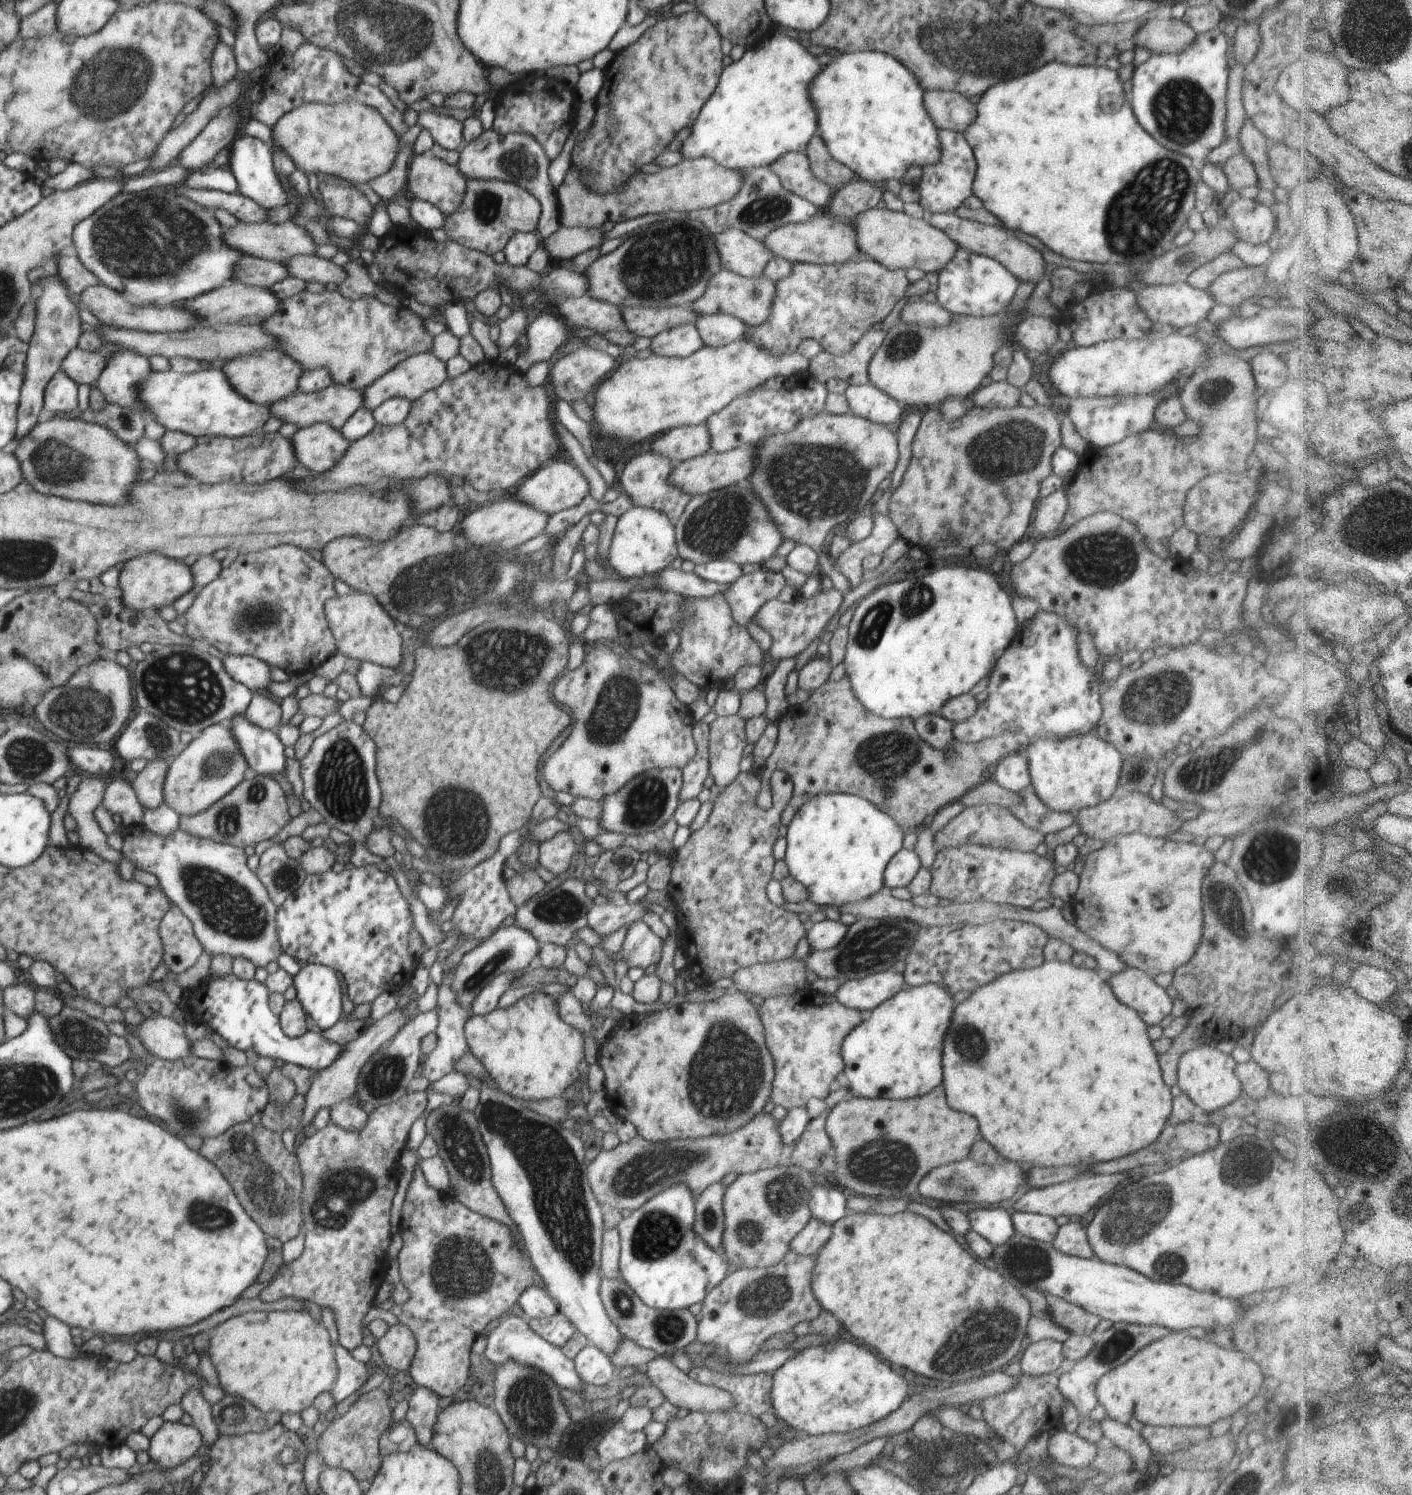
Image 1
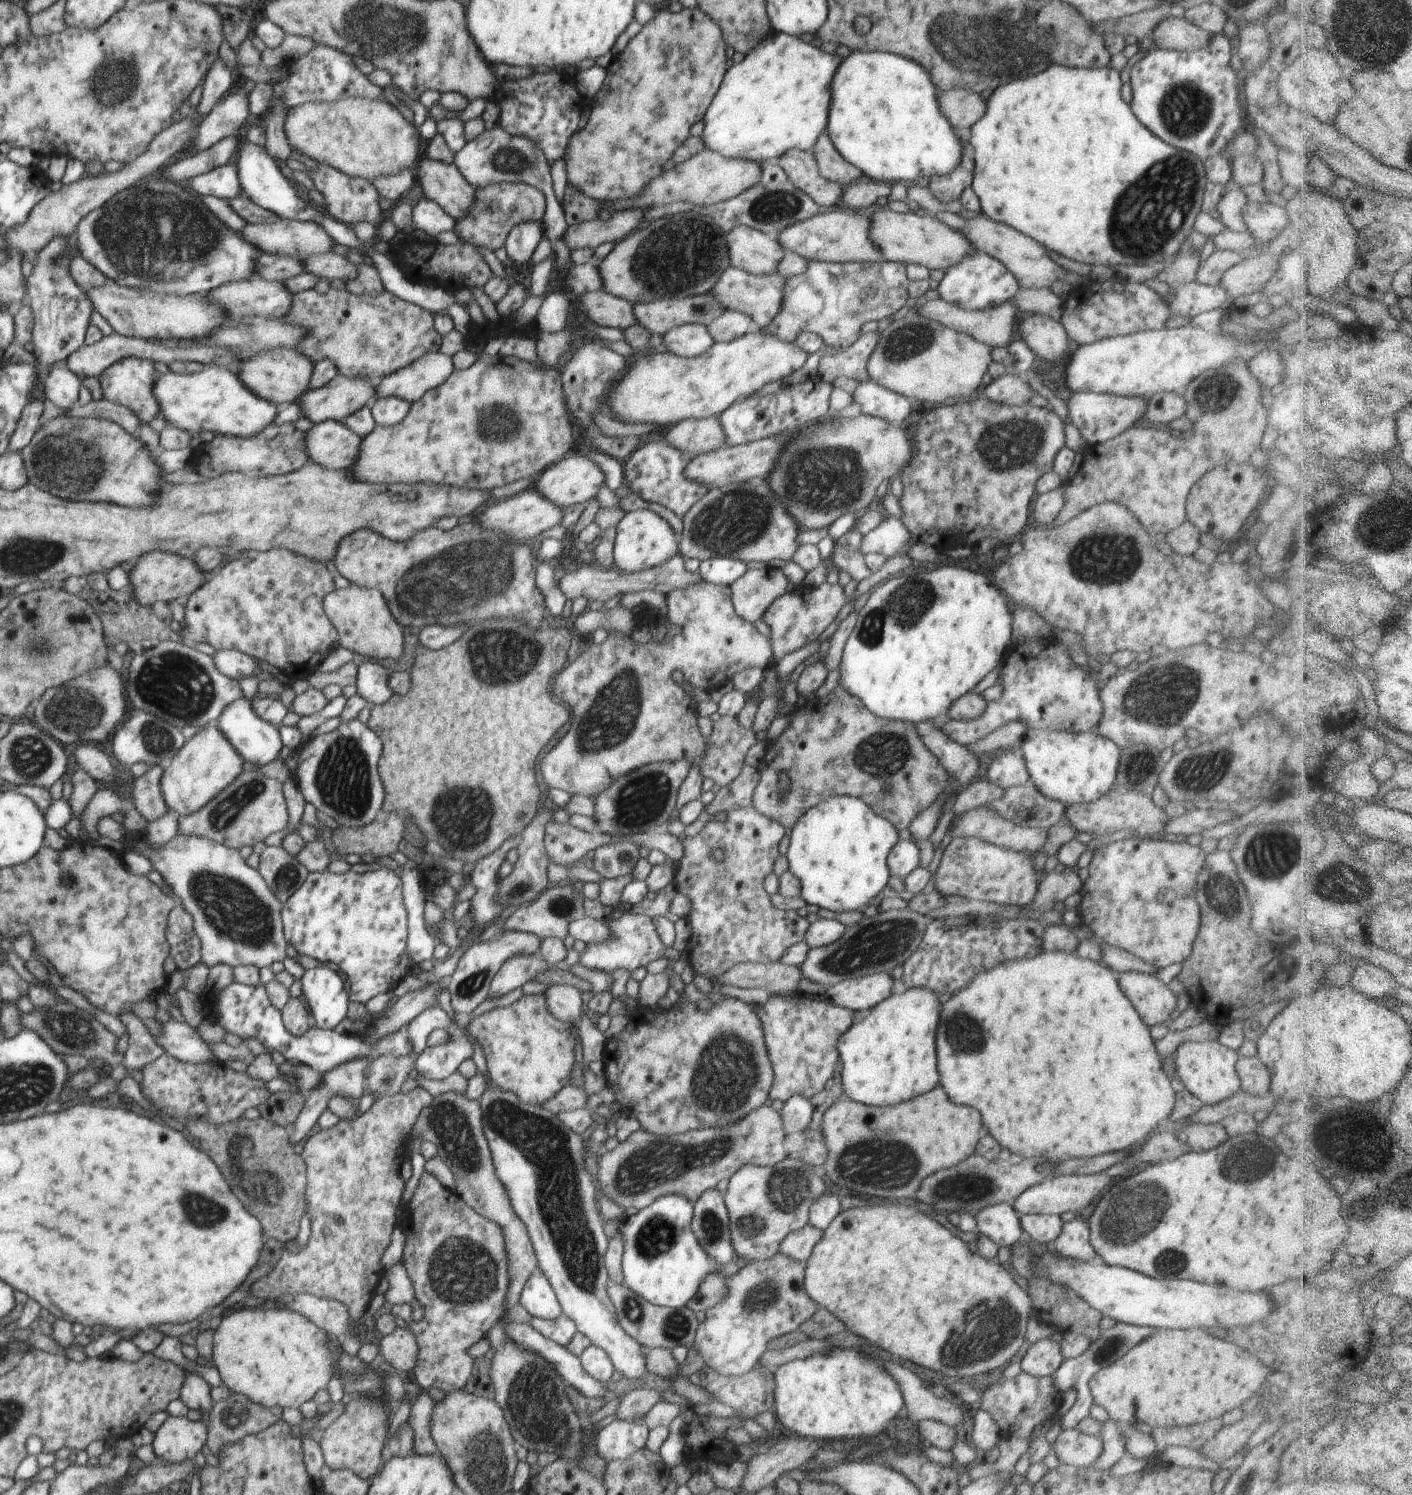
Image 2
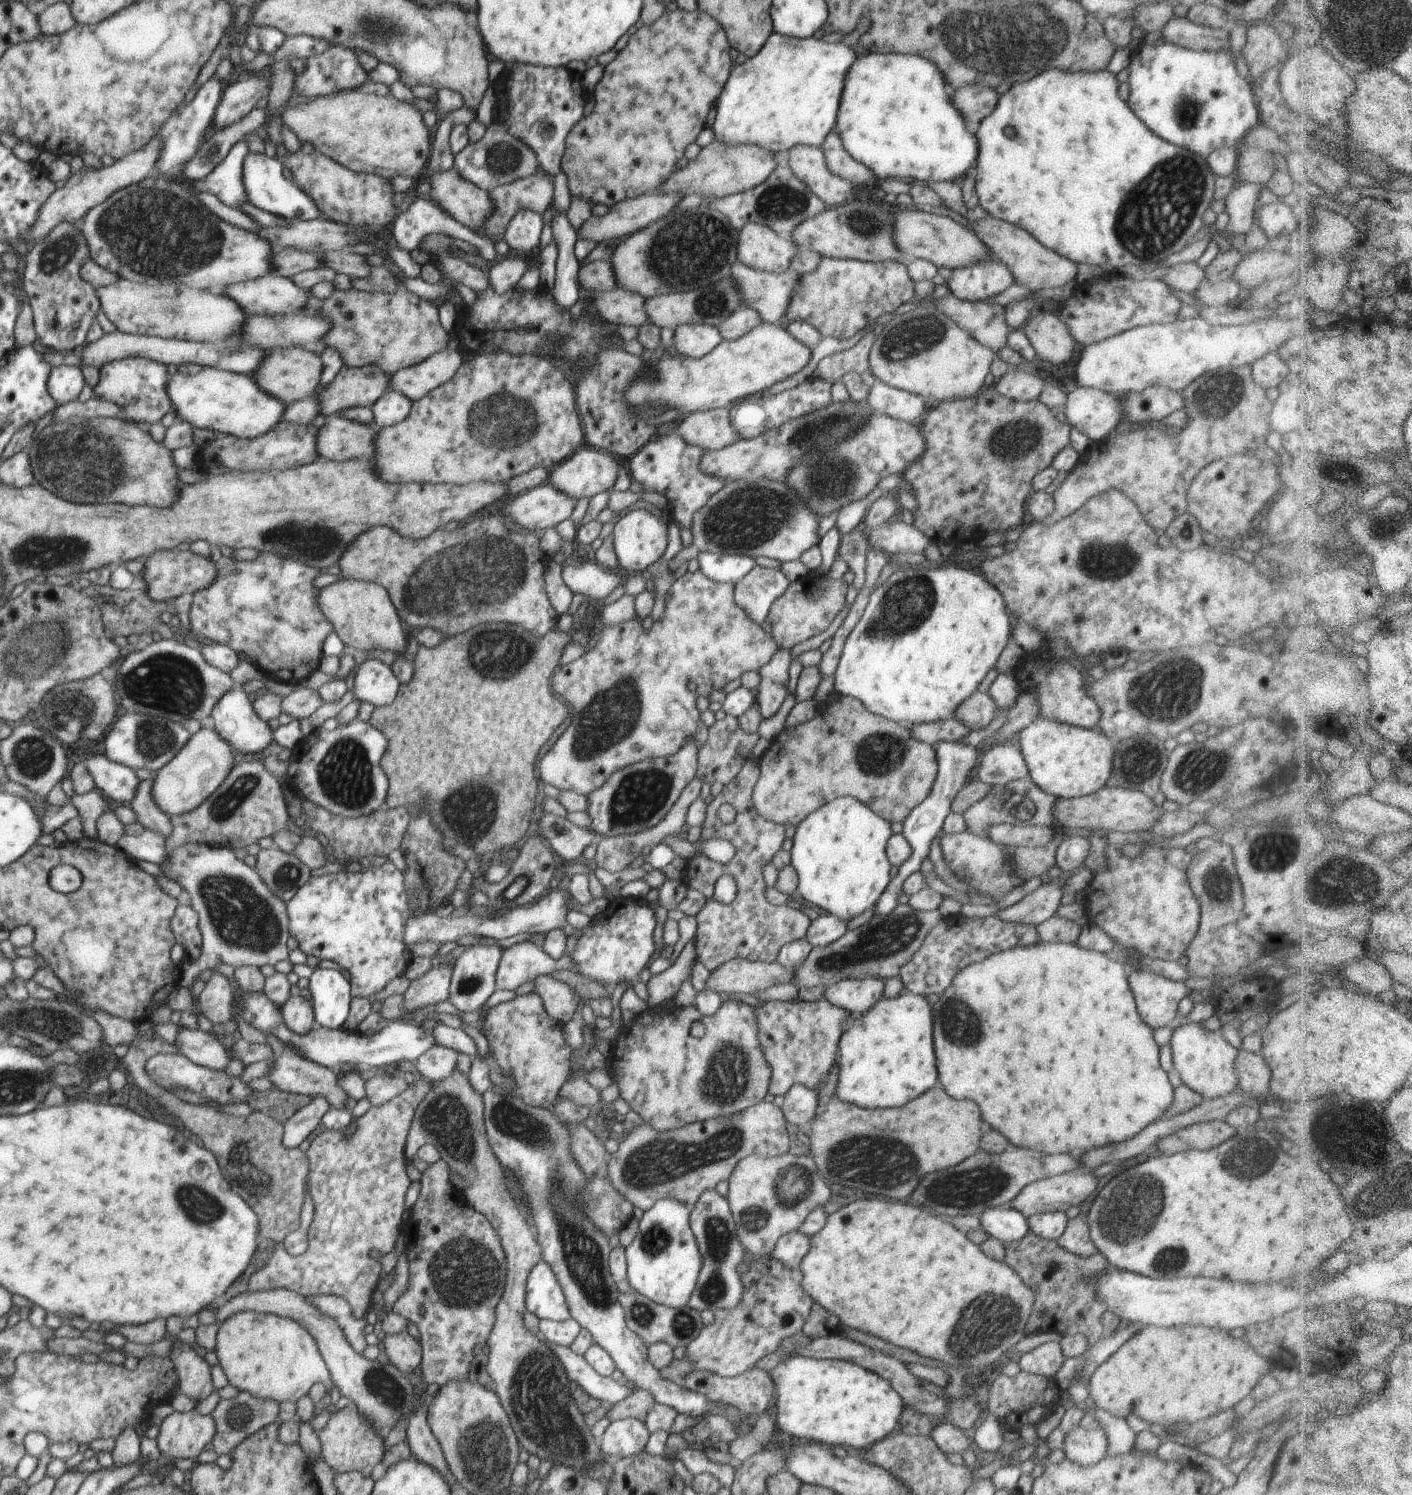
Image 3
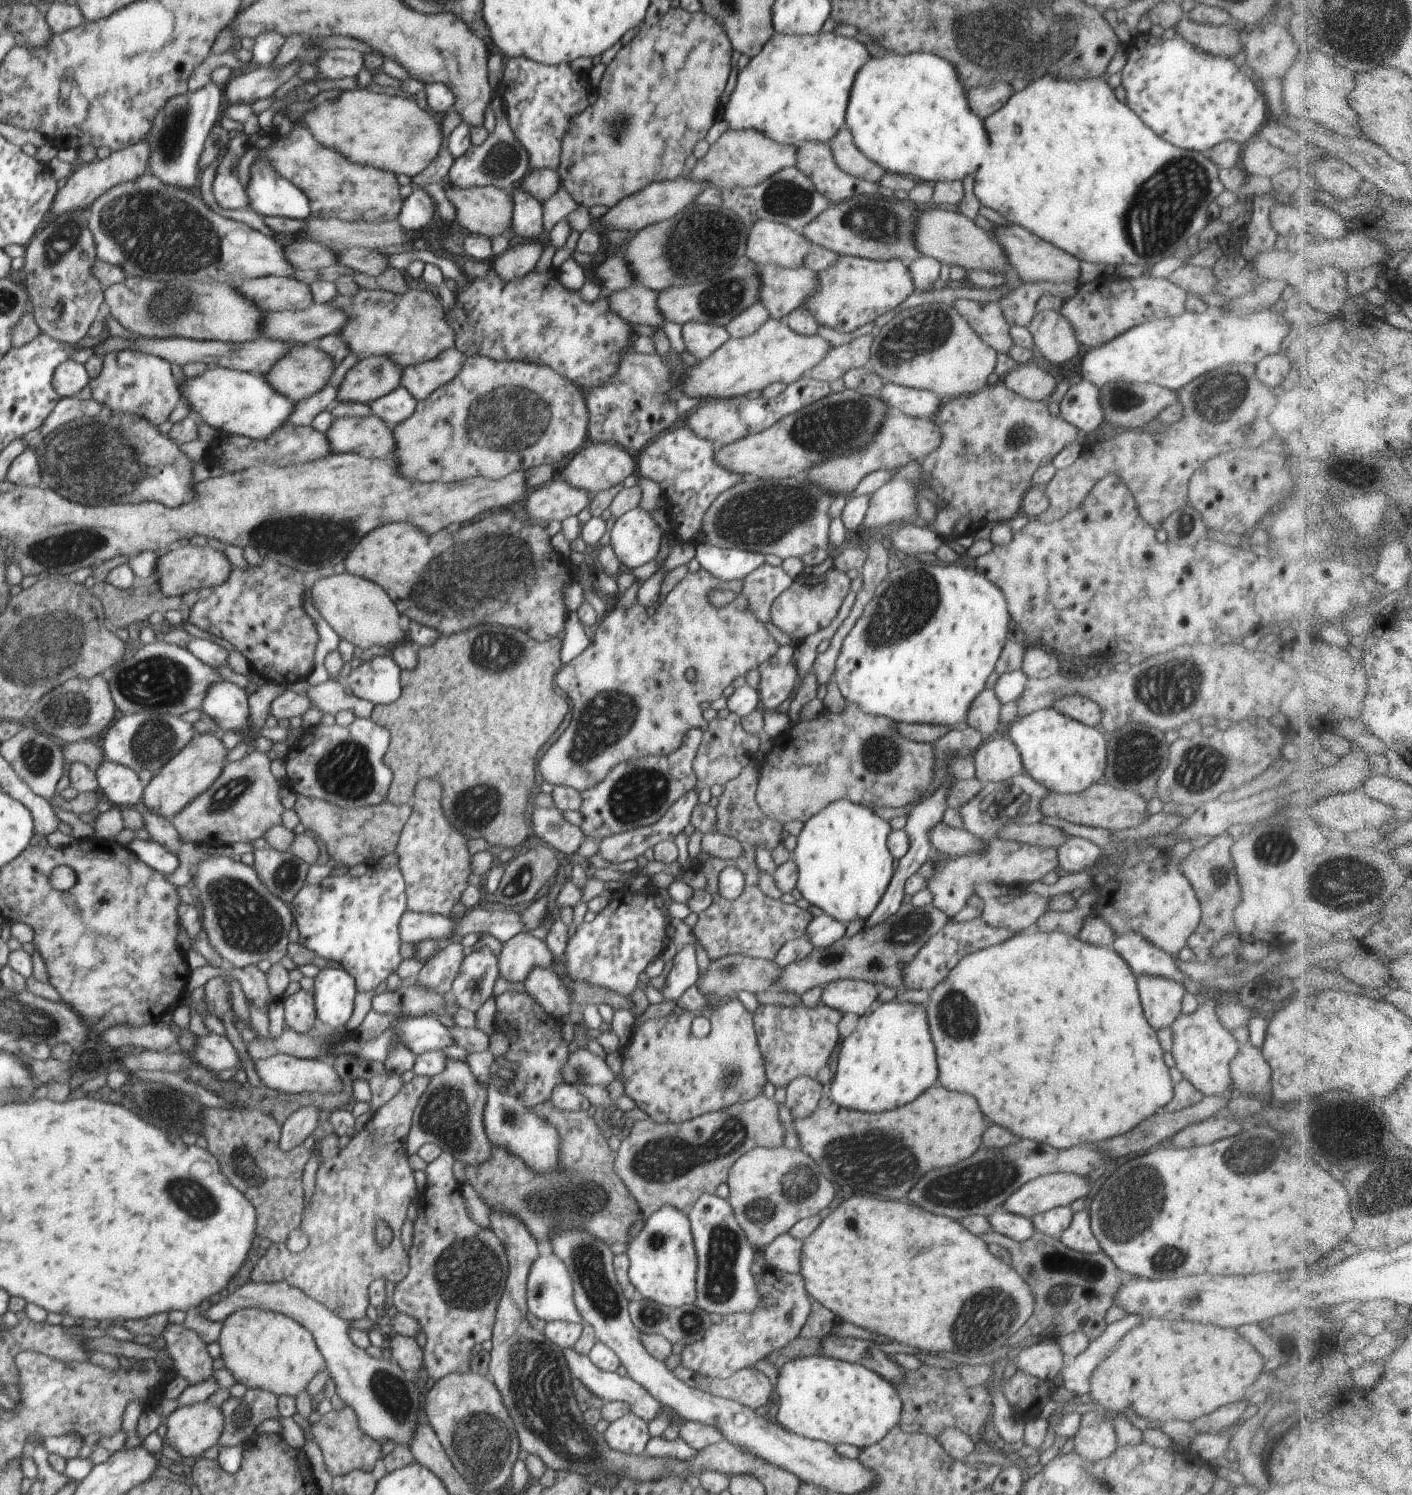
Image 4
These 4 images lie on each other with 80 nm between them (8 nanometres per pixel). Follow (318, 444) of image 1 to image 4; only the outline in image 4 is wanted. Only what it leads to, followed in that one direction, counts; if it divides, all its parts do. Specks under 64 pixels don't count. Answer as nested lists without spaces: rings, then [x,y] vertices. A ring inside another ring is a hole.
[[[378,416],[334,418],[325,434],[331,453],[353,453],[365,458],[395,458],[396,440]]]

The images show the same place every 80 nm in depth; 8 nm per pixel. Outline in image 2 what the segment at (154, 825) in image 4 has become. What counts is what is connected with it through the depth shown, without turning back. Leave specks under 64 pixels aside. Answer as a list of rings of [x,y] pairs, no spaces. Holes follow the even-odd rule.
[[[152,766],[146,774],[137,778],[133,787],[129,790],[134,808],[146,822],[154,822],[162,818],[169,810],[162,798],[160,780],[164,768]]]

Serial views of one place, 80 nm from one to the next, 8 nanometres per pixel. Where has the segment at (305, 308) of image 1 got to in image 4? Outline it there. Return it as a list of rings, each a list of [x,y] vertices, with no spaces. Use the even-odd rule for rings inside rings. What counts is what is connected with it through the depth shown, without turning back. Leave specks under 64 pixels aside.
[[[359,288],[354,296],[339,293],[331,301],[342,308],[348,322],[338,333],[346,340],[351,354],[360,360],[368,356],[390,356],[394,364],[406,369],[437,358],[443,351],[455,348],[454,332],[448,326],[440,298],[428,290],[410,288],[408,292],[372,291]]]

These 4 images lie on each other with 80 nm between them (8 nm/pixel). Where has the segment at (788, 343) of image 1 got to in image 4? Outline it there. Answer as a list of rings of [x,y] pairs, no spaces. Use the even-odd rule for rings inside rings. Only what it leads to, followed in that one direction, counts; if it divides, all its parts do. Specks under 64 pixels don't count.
[[[840,255],[835,265],[818,272],[818,282],[818,290],[806,298],[804,305],[808,306],[816,322],[842,334],[873,322],[916,292],[909,268],[897,259],[873,260]]]

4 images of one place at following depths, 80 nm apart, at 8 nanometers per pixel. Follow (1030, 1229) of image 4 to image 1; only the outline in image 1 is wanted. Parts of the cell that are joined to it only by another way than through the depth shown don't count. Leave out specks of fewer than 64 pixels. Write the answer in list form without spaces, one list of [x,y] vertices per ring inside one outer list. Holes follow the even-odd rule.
[[[983,1206],[968,1211],[966,1216],[971,1230],[994,1247],[1008,1242],[1016,1233],[1011,1214],[1002,1207],[990,1209],[989,1206]]]

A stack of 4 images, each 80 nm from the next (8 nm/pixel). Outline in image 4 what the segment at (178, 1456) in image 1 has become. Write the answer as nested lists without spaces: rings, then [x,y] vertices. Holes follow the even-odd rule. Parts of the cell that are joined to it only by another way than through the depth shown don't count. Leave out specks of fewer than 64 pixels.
[[[208,1399],[201,1404],[178,1407],[166,1417],[166,1442],[183,1459],[203,1457],[204,1452],[218,1445],[224,1430],[222,1406],[213,1405]]]

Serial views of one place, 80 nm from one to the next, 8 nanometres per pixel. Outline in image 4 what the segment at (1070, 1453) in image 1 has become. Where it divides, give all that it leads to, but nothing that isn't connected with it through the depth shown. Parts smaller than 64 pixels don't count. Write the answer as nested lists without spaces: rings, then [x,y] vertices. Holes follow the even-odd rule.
[[[1101,1419],[1096,1426],[1081,1427],[1071,1441],[1074,1442],[1073,1452],[1082,1454],[1082,1458],[1090,1462],[1105,1460],[1118,1448],[1114,1424],[1107,1419]]]

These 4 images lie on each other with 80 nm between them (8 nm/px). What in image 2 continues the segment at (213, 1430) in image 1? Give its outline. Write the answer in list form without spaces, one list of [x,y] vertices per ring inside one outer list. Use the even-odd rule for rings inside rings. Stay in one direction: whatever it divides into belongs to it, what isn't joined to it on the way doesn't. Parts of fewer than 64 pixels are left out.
[[[186,1373],[178,1398],[190,1409],[200,1410],[202,1421],[209,1428],[209,1418],[213,1407],[211,1385],[195,1374]]]

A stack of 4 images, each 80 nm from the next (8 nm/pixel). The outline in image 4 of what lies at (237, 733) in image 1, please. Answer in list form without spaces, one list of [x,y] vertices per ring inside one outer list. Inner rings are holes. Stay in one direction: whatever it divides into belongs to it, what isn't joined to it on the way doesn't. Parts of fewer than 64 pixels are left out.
[[[220,680],[210,684],[201,711],[210,716],[210,719],[224,732],[228,730],[244,732],[245,742],[251,744],[259,736],[259,734],[250,734],[248,696],[242,688],[232,682]]]

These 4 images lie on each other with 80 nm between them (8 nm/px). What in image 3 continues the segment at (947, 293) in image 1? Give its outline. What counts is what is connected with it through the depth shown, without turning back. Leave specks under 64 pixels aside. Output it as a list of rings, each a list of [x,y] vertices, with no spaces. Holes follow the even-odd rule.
[[[993,257],[953,271],[946,286],[956,298],[968,302],[994,298],[1015,283],[1010,270]]]

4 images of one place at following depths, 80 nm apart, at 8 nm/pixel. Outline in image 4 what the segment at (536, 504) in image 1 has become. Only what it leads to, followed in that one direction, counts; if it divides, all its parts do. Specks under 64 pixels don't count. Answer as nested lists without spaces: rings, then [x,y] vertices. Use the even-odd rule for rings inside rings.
[[[587,441],[583,448],[557,469],[557,477],[566,480],[574,488],[584,488],[588,494],[594,496],[598,492],[609,490],[621,484],[627,477],[636,474],[637,455],[626,452],[626,448],[615,443],[591,443]]]

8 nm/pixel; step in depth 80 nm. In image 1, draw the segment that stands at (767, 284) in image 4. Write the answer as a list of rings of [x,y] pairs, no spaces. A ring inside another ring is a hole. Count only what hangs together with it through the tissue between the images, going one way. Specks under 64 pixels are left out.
[[[720,269],[708,279],[705,291],[691,303],[691,310],[702,315],[727,314],[741,320],[746,326],[757,328],[764,324],[772,304],[775,283],[764,277],[748,278]]]

